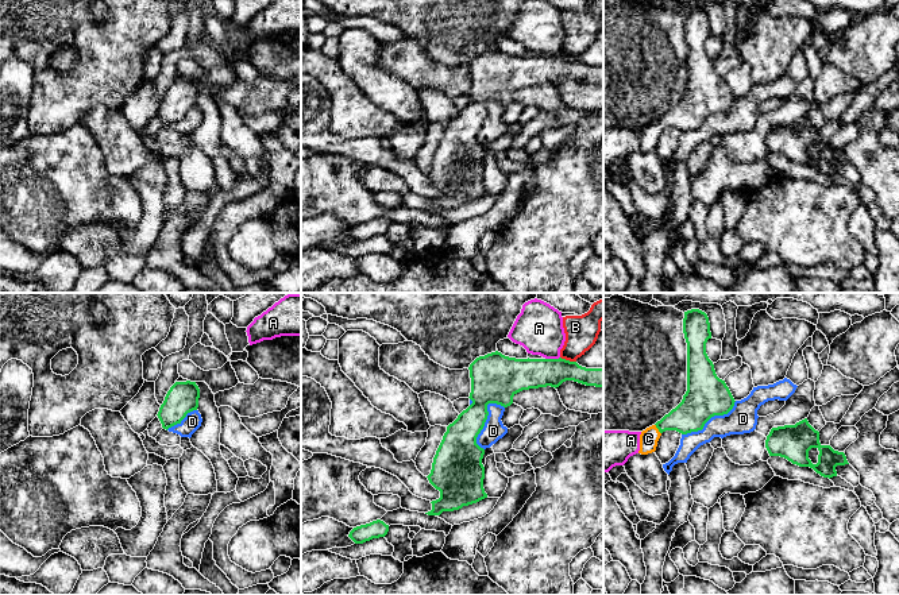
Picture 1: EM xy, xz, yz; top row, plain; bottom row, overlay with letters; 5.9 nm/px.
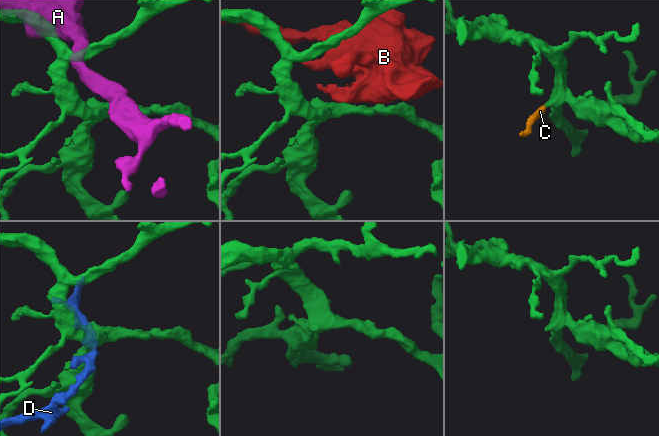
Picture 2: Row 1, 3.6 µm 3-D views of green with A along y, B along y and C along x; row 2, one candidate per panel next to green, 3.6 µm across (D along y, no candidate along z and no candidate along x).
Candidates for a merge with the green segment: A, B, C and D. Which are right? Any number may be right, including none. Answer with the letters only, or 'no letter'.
C

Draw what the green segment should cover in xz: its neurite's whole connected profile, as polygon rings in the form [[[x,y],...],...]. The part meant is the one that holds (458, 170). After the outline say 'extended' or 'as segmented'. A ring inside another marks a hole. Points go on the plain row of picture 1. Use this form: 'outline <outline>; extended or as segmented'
outline [[[495,49],[476,55],[468,65],[471,76],[470,97],[472,101],[463,108],[458,116],[447,124],[447,130],[433,155],[429,181],[440,189],[440,196],[432,198],[432,208],[428,213],[440,213],[443,209],[459,208],[463,204],[476,201],[487,192],[483,186],[485,165],[482,157],[485,147],[476,142],[476,135],[487,117],[489,101],[508,105],[513,101],[513,94],[529,86],[559,85],[566,78],[574,78],[586,84],[603,85],[603,66],[586,66],[576,59],[566,57],[516,57]]]; as segmented

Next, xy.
outline [[[175,80],[167,89],[159,105],[158,116],[163,127],[169,127],[186,115],[188,111],[197,108],[200,86],[196,80]]]; as segmented

